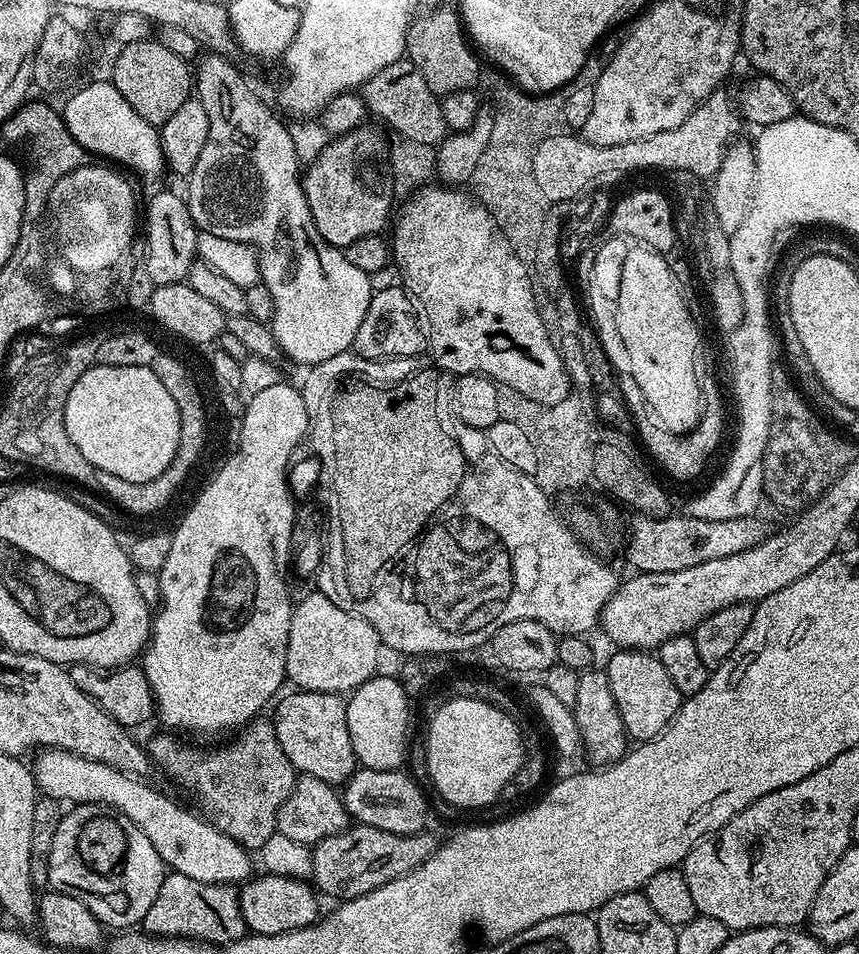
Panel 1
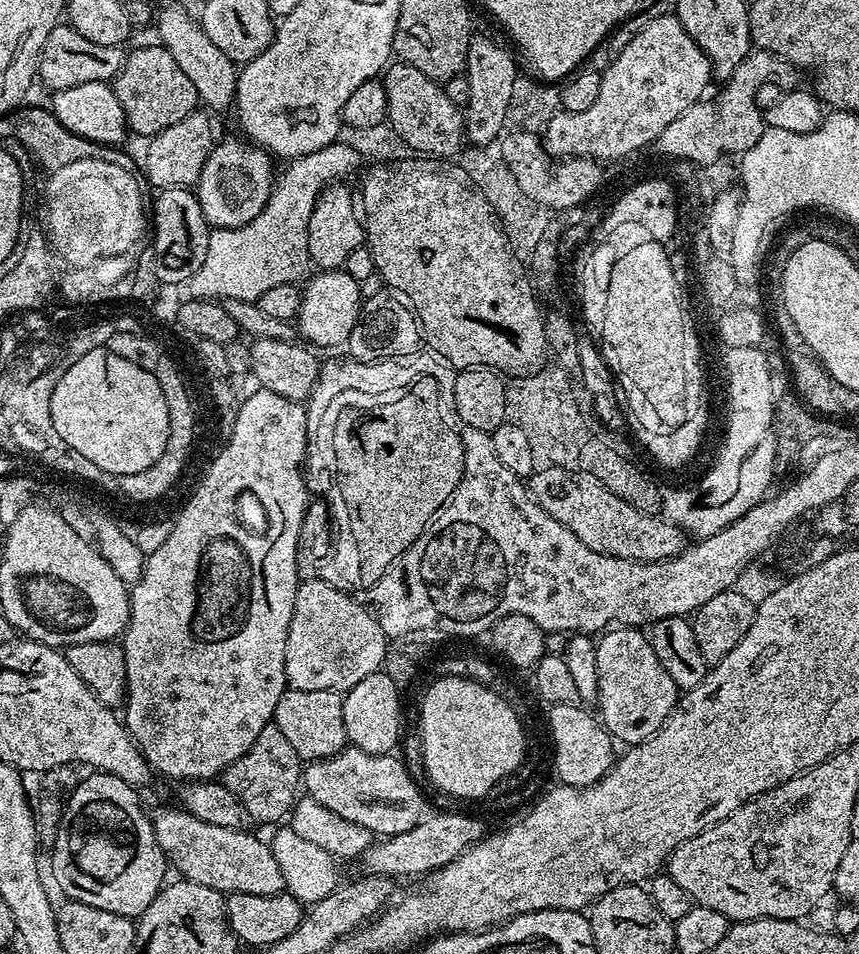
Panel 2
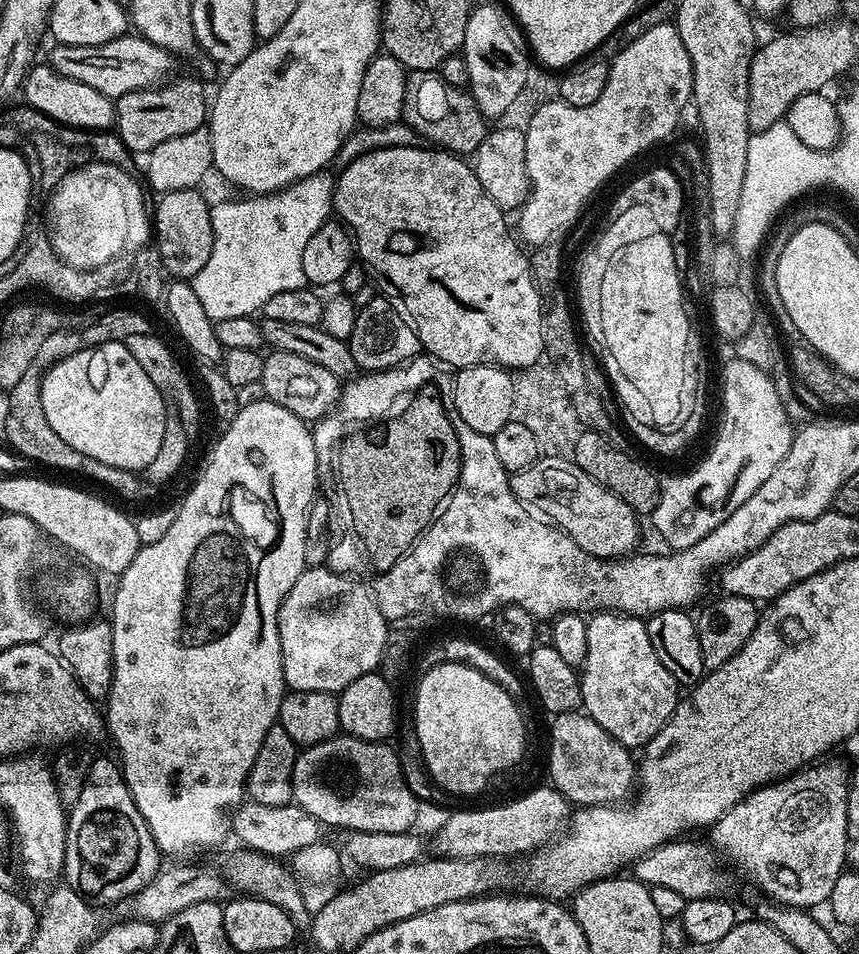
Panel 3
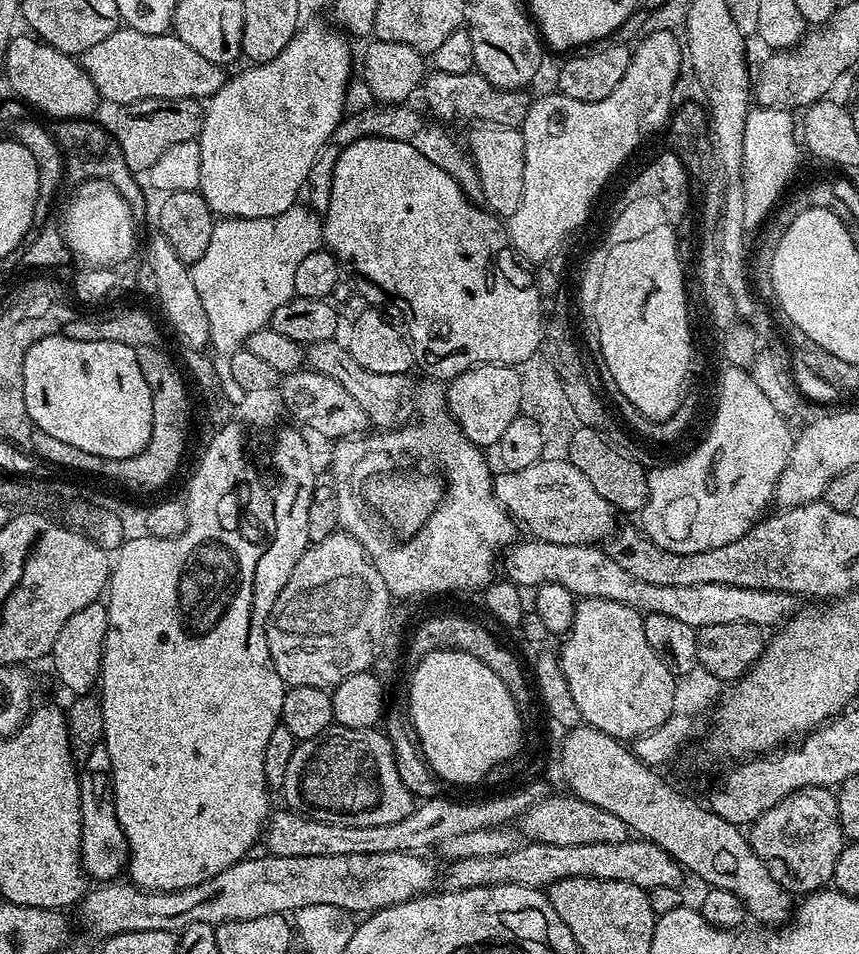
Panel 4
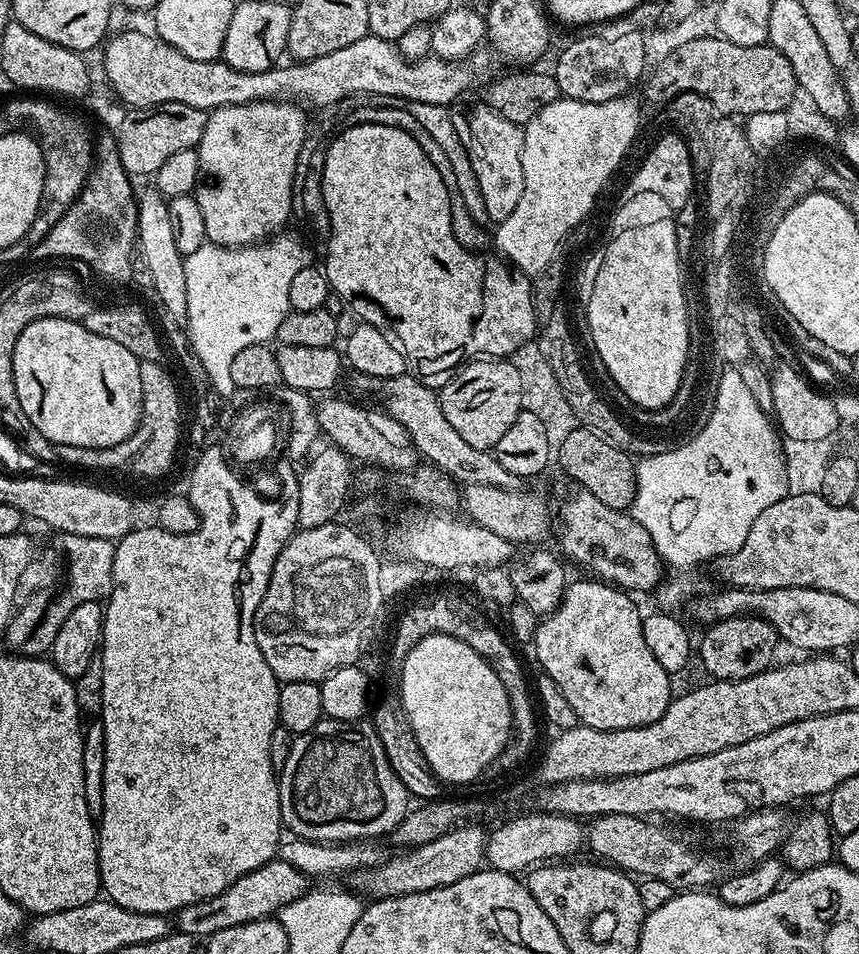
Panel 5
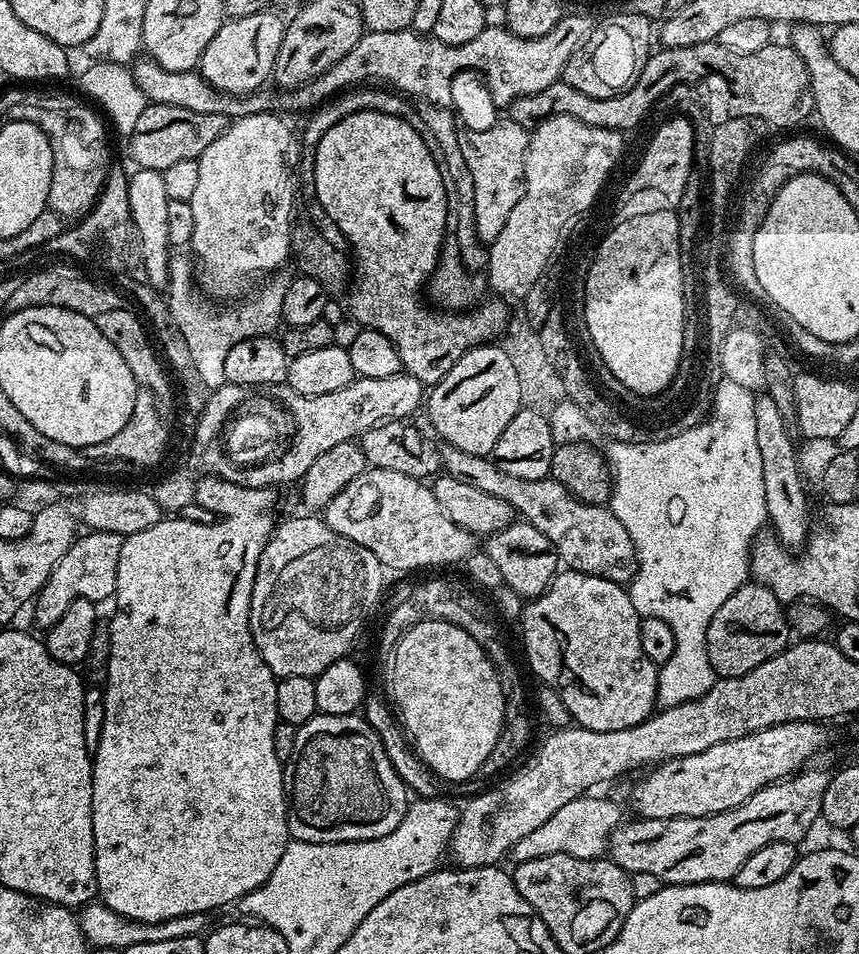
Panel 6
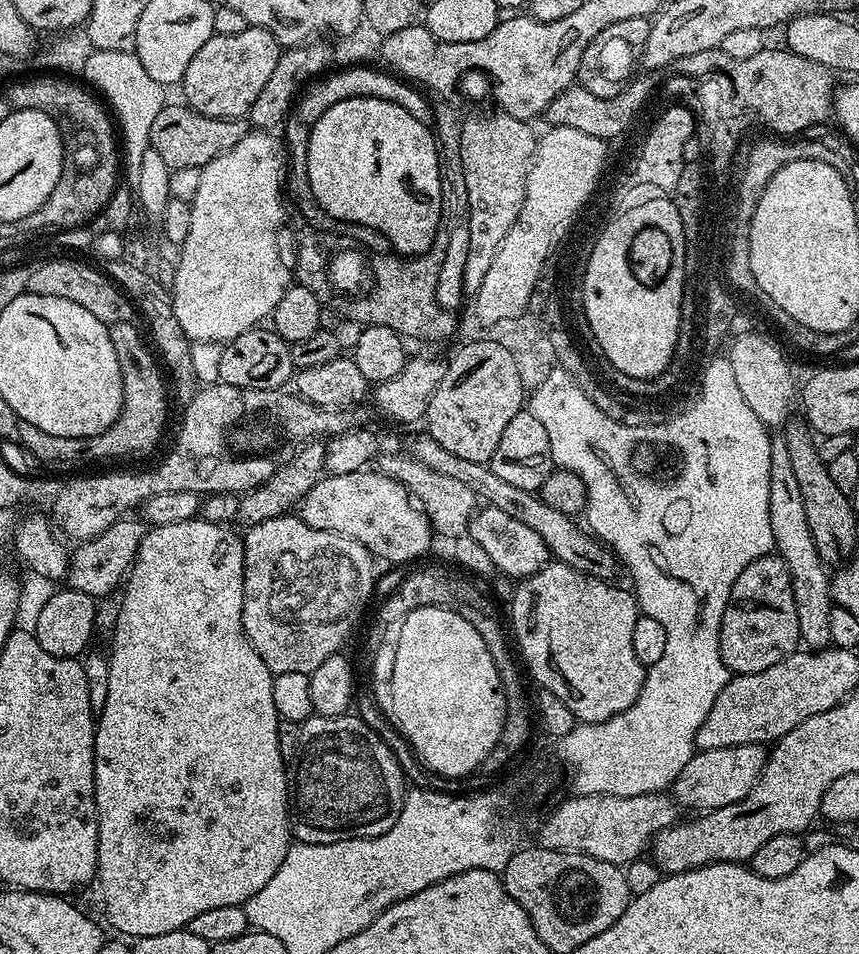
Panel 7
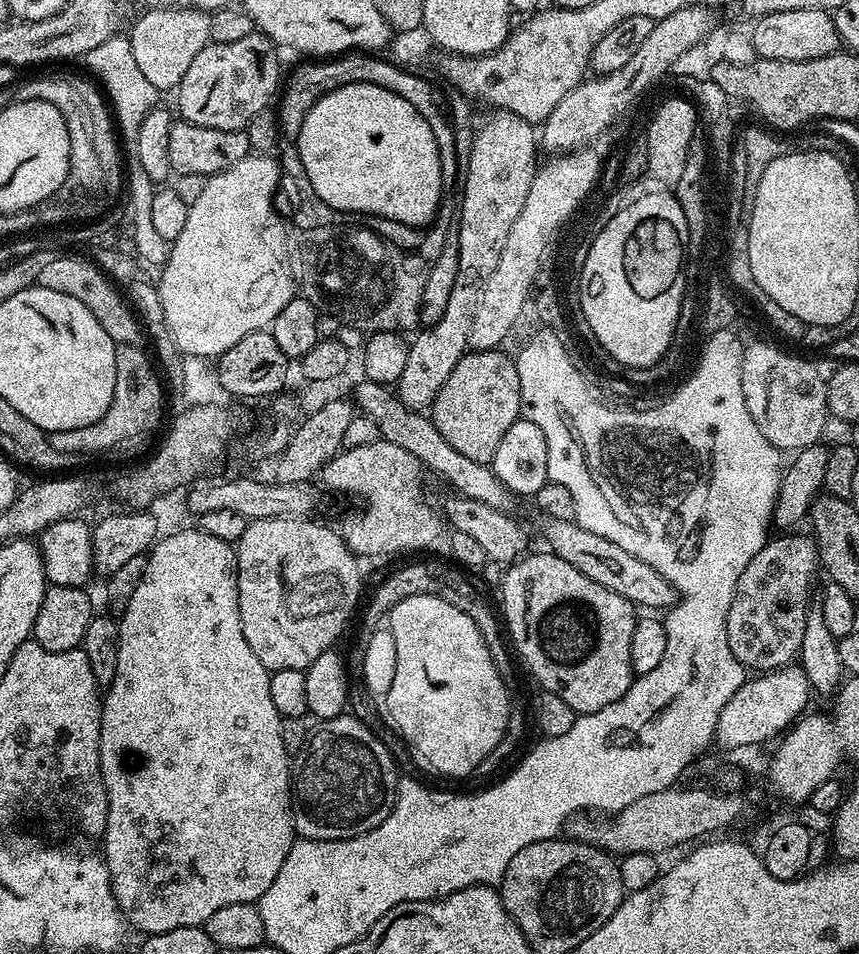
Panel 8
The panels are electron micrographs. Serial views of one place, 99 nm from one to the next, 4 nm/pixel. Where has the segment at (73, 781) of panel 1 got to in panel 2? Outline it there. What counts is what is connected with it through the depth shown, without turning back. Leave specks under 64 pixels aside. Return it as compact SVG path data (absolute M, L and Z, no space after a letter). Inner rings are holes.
M175 807L153 811L150 819L161 850L183 879L225 894L241 892L273 896L285 891L282 870L278 870L278 862L274 862L274 854L265 841L263 844L258 837L240 828L210 826L191 816L183 807Z

